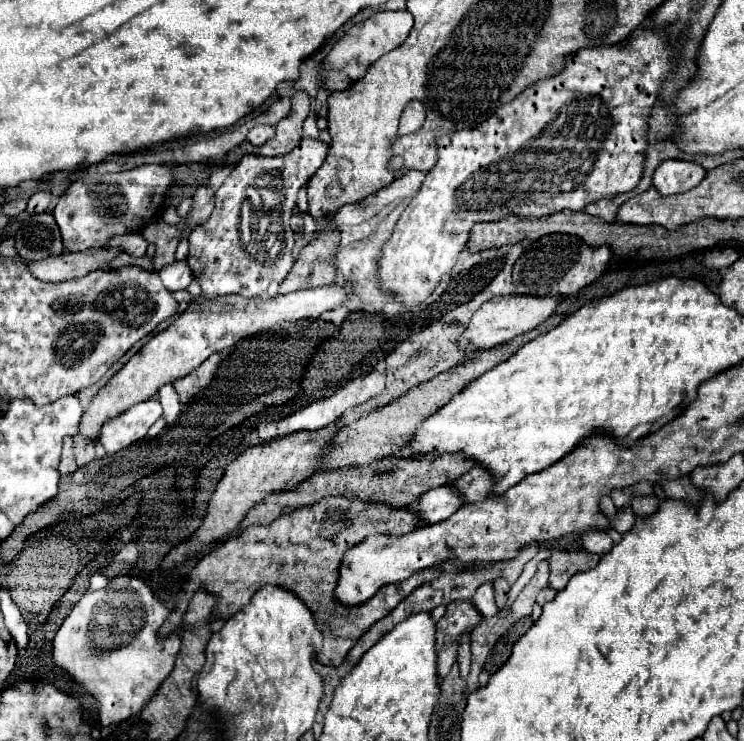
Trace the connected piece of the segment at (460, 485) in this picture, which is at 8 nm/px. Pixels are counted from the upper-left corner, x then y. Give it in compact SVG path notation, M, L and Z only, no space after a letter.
M473 467L453 485L453 489L461 495L465 505L481 503L489 495L491 487L493 487L493 477L489 477L489 473L483 467Z

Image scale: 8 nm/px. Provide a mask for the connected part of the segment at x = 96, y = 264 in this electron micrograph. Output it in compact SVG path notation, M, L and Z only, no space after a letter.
M105 247L101 251L81 251L81 253L61 253L57 257L49 257L37 263L29 263L29 271L39 281L47 283L61 283L75 277L85 277L91 271L105 269L115 255L121 251L115 247Z

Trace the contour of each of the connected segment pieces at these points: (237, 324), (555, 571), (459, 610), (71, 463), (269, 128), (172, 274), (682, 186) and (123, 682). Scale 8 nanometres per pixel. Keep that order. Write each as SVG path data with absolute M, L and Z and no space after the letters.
M335 285L335 287L315 287L313 291L295 291L289 295L279 295L275 299L261 299L261 297L245 299L239 295L231 295L231 297L217 297L201 309L193 309L193 305L189 305L189 309L181 313L179 319L169 329L161 331L147 345L143 345L141 351L133 355L127 361L127 365L93 397L91 405L81 417L79 435L97 441L101 435L101 427L109 419L121 415L135 403L151 399L163 385L189 375L211 353L229 349L239 339L251 337L261 331L277 327L283 329L285 325L297 323L301 319L317 319L321 313L341 305L347 297L349 291Z
M553 549L549 563L551 563L549 585L555 591L561 591L573 575L593 569L599 563L599 555L591 555L587 551L567 553L567 551L561 551L561 549Z
M455 601L447 605L445 615L437 623L435 633L435 651L437 651L437 675L439 681L447 677L447 671L457 661L459 635L469 629L481 625L483 617L473 607L471 601Z
M65 437L63 439L63 455L59 461L59 473L67 475L73 471L77 471L77 463L75 463L75 455L73 455L73 441L71 441L71 437Z
M257 125L249 131L247 141L253 143L255 147L261 147L263 143L267 143L271 137L275 135L275 125Z
M175 261L167 267L163 267L159 271L159 277L163 281L163 285L169 289L169 291L181 291L181 289L187 289L189 283L193 281L193 275L189 275L189 265L185 261Z
M663 161L655 175L653 187L661 191L661 195L675 195L685 193L697 187L705 177L705 169L691 161Z
M115 577L101 591L87 591L73 607L73 611L65 617L53 641L53 661L57 667L69 671L77 683L81 683L99 703L99 723L113 725L127 721L129 717L141 713L141 709L151 701L161 683L173 671L175 655L179 653L181 639L177 635L169 635L159 641L157 631L153 629L153 611L167 613L169 609L161 605L161 601L153 595L153 591L137 577Z

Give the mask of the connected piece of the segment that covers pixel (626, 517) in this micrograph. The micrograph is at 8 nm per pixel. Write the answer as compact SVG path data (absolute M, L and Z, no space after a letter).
M623 509L623 511L617 511L615 519L611 521L613 529L617 529L619 533L627 533L633 529L635 525L635 513L631 509Z

